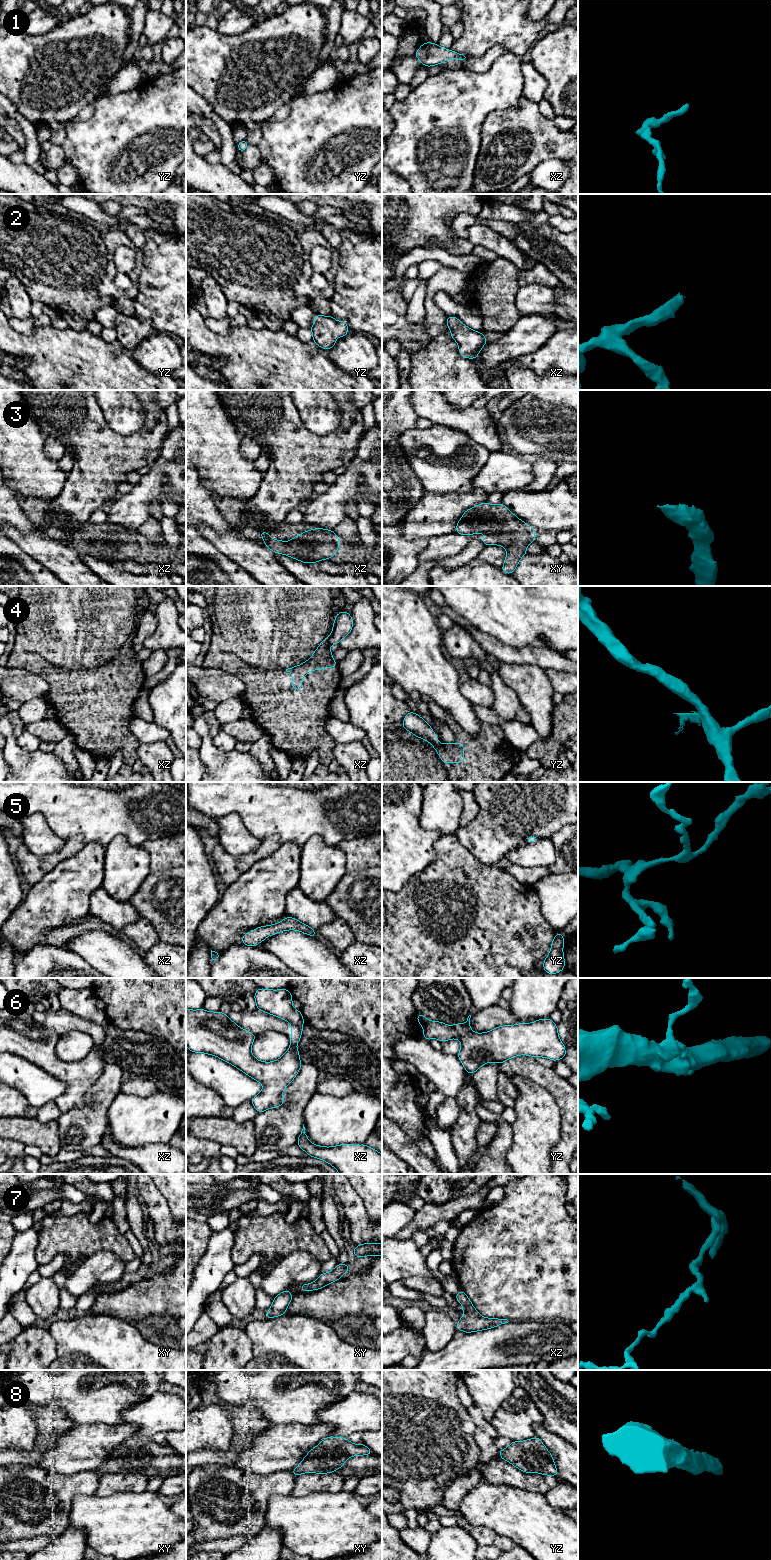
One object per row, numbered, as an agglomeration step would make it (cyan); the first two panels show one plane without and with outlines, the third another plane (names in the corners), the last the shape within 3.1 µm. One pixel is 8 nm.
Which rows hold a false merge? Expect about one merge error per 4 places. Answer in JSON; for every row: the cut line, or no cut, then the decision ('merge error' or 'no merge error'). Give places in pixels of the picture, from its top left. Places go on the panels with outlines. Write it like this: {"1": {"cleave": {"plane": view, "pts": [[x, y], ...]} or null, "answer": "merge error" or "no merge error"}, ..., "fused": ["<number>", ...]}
{"1": {"cleave": null, "answer": "no merge error"}, "2": {"cleave": null, "answer": "no merge error"}, "3": {"cleave": null, "answer": "no merge error"}, "4": {"cleave": {"plane": "xz", "pts": [[327, 637], [330, 644]]}, "answer": "merge error"}, "5": {"cleave": null, "answer": "no merge error"}, "6": {"cleave": {"plane": "xz", "pts": [[291, 1023], [302, 1024]]}, "answer": "merge error"}, "7": {"cleave": null, "answer": "no merge error"}, "8": {"cleave": null, "answer": "no merge error"}, "fused": ["4", "6"]}

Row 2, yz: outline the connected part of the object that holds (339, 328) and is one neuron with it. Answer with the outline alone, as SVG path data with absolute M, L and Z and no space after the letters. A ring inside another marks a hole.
M315 314L315 320L310 327L313 341L325 350L331 349L336 344L335 335L342 338L349 332L345 321L337 321L331 315Z

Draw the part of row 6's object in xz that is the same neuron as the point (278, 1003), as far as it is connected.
M258 988L254 994L256 1009L270 1015L284 1019L291 1024L303 1024L304 1018L300 1010L295 1010L292 1005L293 996L289 989L263 989Z

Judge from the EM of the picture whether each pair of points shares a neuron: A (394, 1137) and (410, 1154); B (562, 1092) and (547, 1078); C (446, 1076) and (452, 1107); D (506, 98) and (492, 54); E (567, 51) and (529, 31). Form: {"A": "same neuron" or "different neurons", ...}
{"A": "same neuron", "B": "same neuron", "C": "different neurons", "D": "different neurons", "E": "different neurons"}

